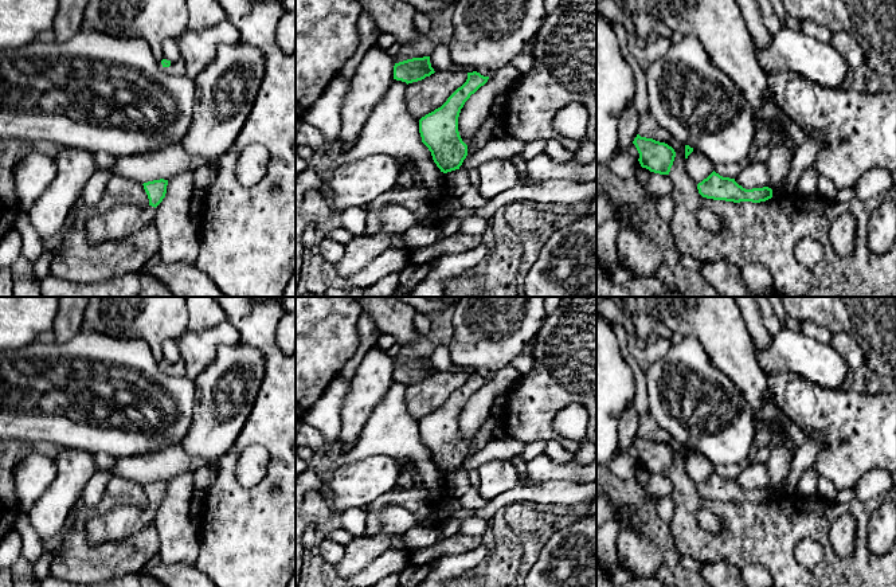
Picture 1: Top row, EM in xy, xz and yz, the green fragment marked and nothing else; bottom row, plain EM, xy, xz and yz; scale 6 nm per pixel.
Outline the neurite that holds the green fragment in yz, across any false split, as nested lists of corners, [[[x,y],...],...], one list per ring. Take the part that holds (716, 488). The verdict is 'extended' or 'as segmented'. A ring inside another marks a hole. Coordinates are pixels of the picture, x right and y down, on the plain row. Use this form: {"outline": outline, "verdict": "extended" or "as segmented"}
{"outline": [[[715,471],[697,485],[697,490],[703,498],[733,504],[760,504],[772,498],[772,490],[768,488],[746,490],[735,480],[723,478]]], "verdict": "as segmented"}

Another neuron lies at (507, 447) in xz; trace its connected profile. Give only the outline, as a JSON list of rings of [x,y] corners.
[[[506,435],[500,439],[494,438],[488,442],[480,451],[466,457],[459,470],[470,473],[493,459],[504,459],[510,462],[514,457],[521,454],[523,449],[524,443],[512,437]]]

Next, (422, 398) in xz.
[[[435,372],[422,381],[408,384],[406,388],[406,406],[408,414],[420,420],[441,408],[447,399],[467,380],[467,373]]]

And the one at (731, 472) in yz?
[[[716,465],[713,471],[723,478],[736,480],[742,467],[739,465]]]

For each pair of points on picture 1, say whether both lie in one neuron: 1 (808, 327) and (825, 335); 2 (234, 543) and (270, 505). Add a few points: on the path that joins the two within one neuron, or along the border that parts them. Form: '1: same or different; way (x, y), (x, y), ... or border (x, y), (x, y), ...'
1: same; way (812, 331), (821, 333)
2: same; way (243, 533), (262, 515)

